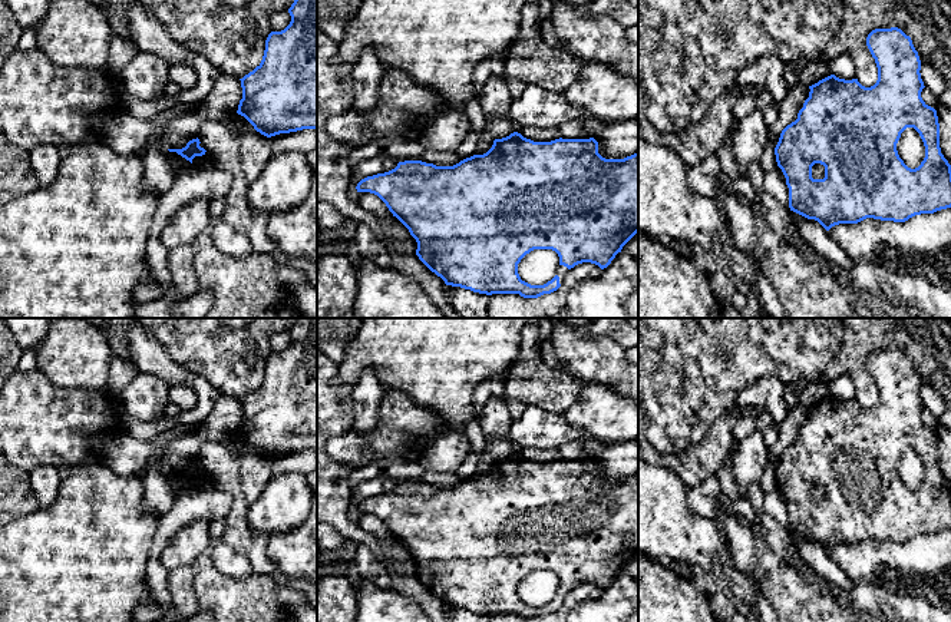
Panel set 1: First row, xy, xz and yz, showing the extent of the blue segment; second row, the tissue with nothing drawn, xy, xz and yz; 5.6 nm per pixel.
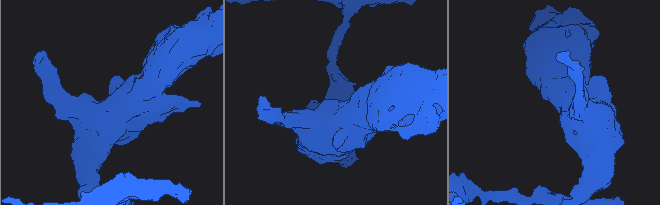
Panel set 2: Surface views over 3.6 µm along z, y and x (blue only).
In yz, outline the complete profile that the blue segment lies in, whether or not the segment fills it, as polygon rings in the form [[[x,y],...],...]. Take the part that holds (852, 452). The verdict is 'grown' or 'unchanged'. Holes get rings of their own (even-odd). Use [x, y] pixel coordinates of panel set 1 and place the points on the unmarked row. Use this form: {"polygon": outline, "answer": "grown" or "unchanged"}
{"polygon": [[[891,348],[891,350],[875,350],[872,351],[866,358],[866,367],[875,380],[876,388],[878,388],[878,401],[874,407],[865,408],[862,407],[858,400],[845,401],[839,400],[835,396],[831,396],[818,404],[809,407],[809,418],[805,421],[803,429],[798,434],[798,440],[787,446],[779,459],[779,463],[775,469],[776,483],[777,487],[782,490],[786,506],[789,509],[789,529],[790,532],[808,539],[818,542],[826,552],[829,552],[832,547],[839,545],[858,545],[866,539],[881,540],[881,542],[894,542],[894,543],[905,543],[909,539],[921,535],[934,535],[941,530],[951,529],[951,486],[941,474],[940,469],[940,444],[937,431],[931,427],[928,427],[922,418],[921,413],[925,408],[924,403],[921,400],[921,381],[918,377],[918,373],[915,371],[912,361],[909,357],[907,357],[901,350]],[[907,449],[914,449],[925,467],[925,479],[921,483],[921,486],[915,490],[908,489],[904,482],[899,479],[896,472],[896,464],[901,459],[901,454]],[[815,484],[820,484],[825,487],[825,499],[823,500],[813,500],[812,499],[812,487]]], "answer": "unchanged"}

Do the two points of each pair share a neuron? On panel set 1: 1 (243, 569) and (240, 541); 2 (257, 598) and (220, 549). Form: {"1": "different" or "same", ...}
{"1": "different", "2": "different"}

